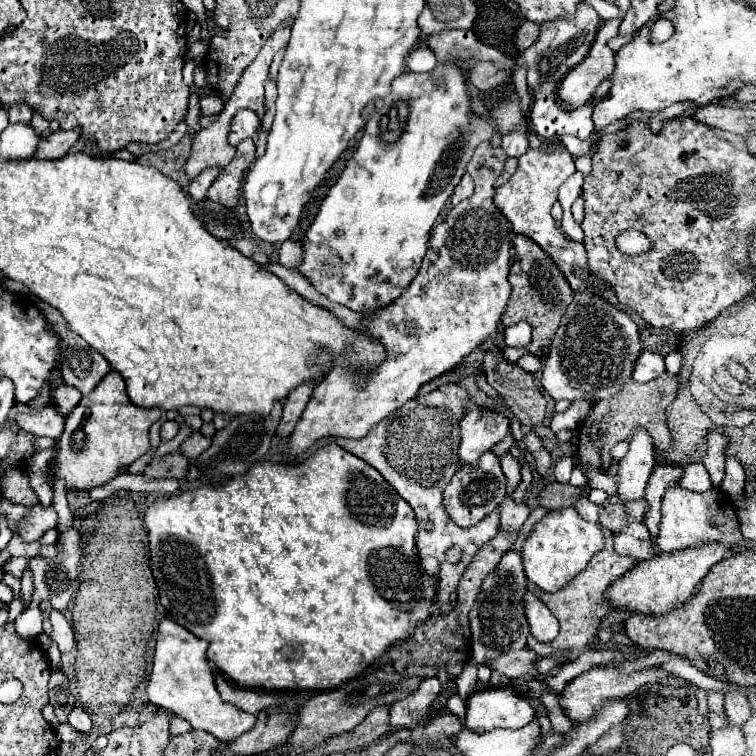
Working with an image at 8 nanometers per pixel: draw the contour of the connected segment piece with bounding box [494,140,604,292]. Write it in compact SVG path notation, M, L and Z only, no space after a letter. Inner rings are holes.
M544 140L544 144L558 144L558 148L554 152L546 152L546 150L536 150L536 148L528 148L528 152L524 156L520 156L518 160L518 168L516 172L510 176L510 180L506 184L502 184L500 188L496 188L496 196L494 196L494 204L498 206L498 210L508 218L508 222L512 224L514 232L524 234L528 238L532 238L552 260L554 264L564 272L568 284L572 286L574 292L582 292L582 290L592 290L600 284L604 284L602 278L594 276L588 268L586 268L586 250L584 244L568 240L556 226L550 210L558 198L558 188L562 182L566 182L568 176L574 174L574 156L566 150L564 142L560 140Z

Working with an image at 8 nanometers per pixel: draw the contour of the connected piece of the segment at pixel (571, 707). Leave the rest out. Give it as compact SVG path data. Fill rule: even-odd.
M596 666L577 676L566 685L562 696L560 696L560 706L572 722L582 722L582 720L588 720L600 708L602 702L618 698L618 696L622 696L622 698L630 696L632 692L636 692L638 688L642 688L646 684L668 684L672 688L688 688L694 694L698 694L698 690L700 690L700 686L696 686L696 684L692 684L692 682L688 682L688 680L684 680L684 678L664 670L664 668L658 668L658 666L644 668L644 670L638 670L634 674L626 674L614 666Z

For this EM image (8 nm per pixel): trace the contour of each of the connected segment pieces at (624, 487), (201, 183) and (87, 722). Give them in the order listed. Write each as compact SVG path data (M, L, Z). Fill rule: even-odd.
M634 430L628 454L616 462L618 496L624 502L644 498L644 488L654 466L654 442L650 434L646 430Z
M212 166L212 168L202 170L202 172L190 182L190 186L188 186L188 194L190 194L194 200L202 200L202 198L206 196L206 192L208 192L212 180L216 180L216 176L218 176L220 170L222 170L220 166Z
M74 708L74 710L70 712L68 724L70 724L74 730L84 732L84 734L88 734L88 732L92 730L92 720L90 720L90 716L88 716L86 712L82 712L80 708Z

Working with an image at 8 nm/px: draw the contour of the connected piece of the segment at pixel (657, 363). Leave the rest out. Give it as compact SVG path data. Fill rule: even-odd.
M644 350L636 362L634 380L636 382L650 382L662 374L664 374L664 356L654 354L650 350Z

